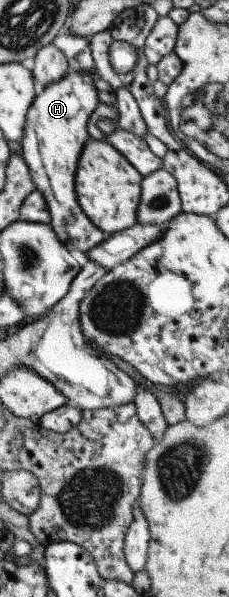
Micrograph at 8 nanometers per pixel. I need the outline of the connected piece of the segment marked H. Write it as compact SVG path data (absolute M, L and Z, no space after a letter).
M78 71L78 73L68 72L62 79L37 89L26 112L24 131L18 141L18 149L26 167L28 167L28 175L34 183L34 190L40 191L42 197L44 197L44 203L46 203L46 209L48 209L48 215L50 215L48 224L56 233L60 243L68 251L74 251L74 249L81 252L88 251L104 240L104 234L106 234L104 231L100 231L98 227L94 227L92 222L84 215L78 202L76 202L76 194L74 193L74 173L79 159L78 155L89 140L86 121L89 119L90 112L96 108L96 104L98 104L98 95L96 95L92 77L88 73L82 73L82 71Z

